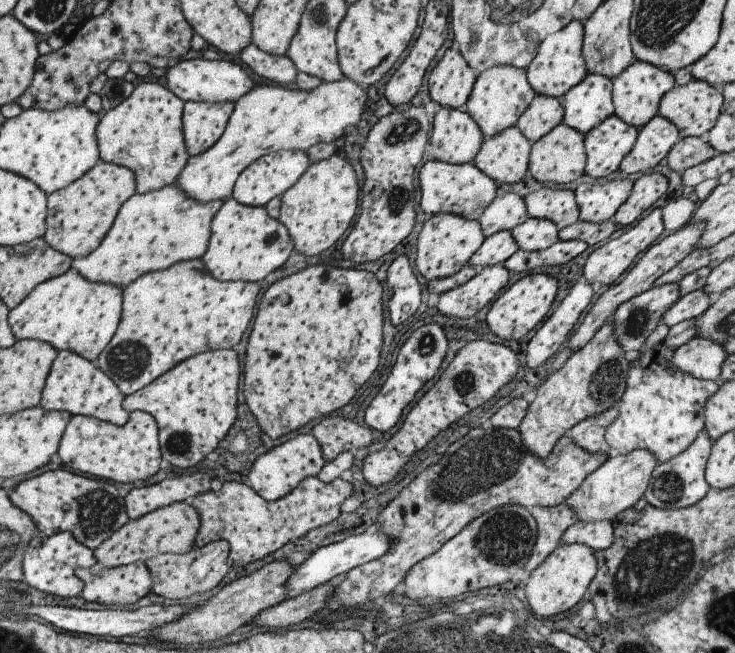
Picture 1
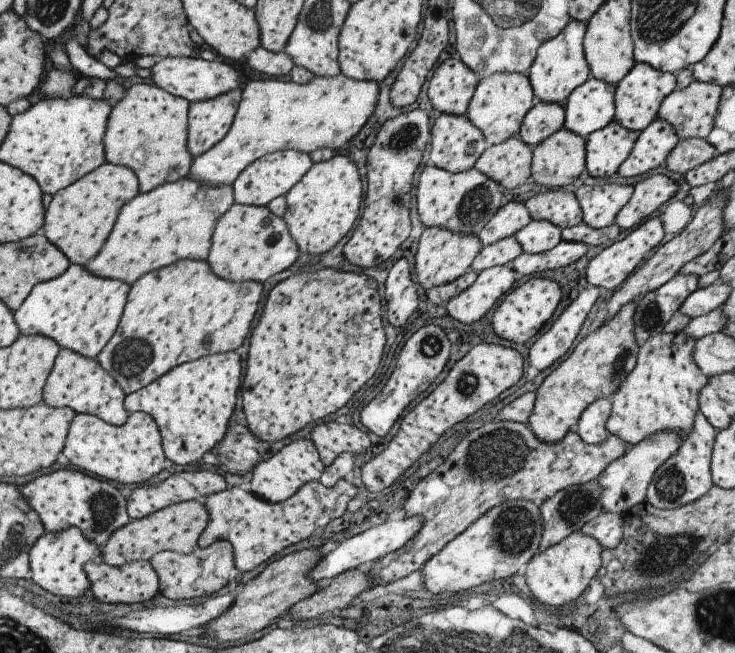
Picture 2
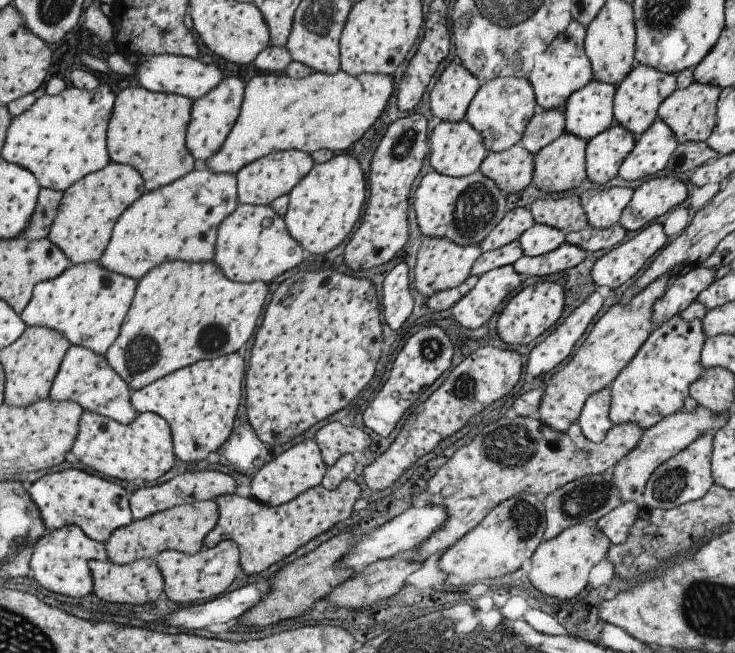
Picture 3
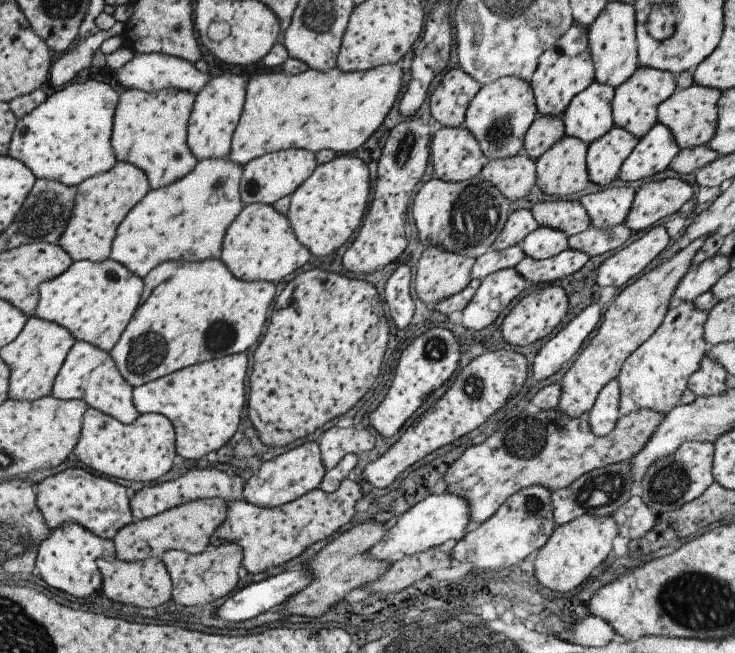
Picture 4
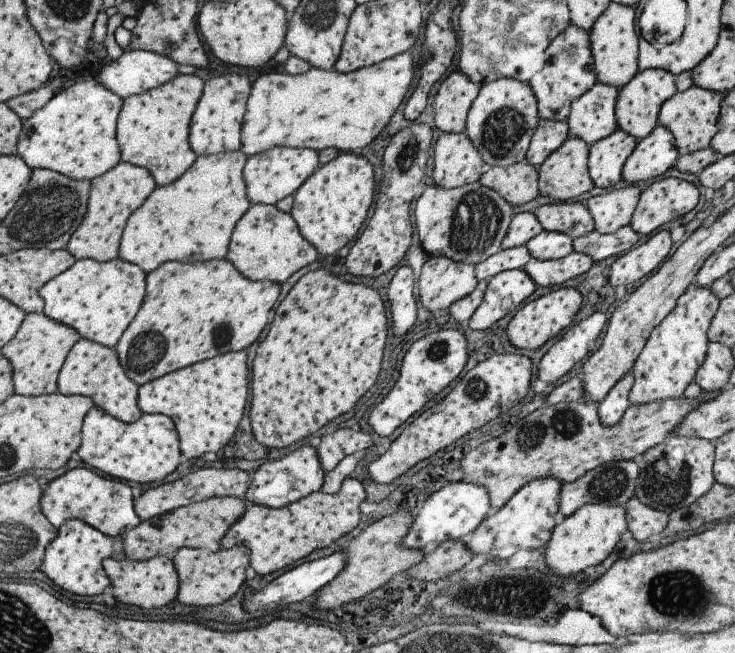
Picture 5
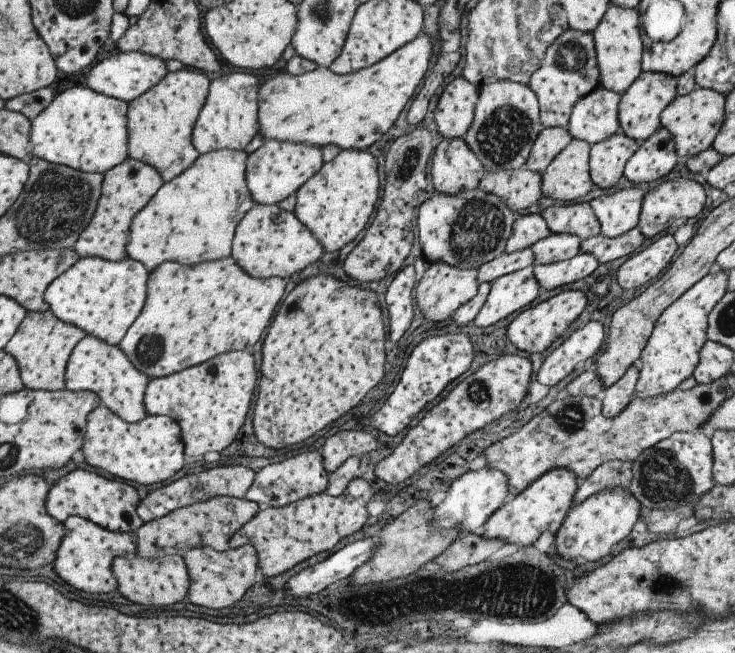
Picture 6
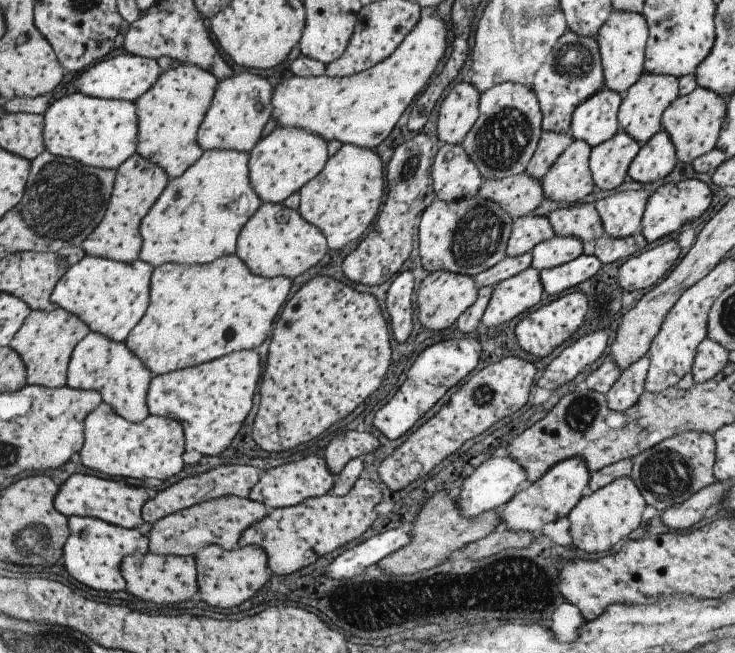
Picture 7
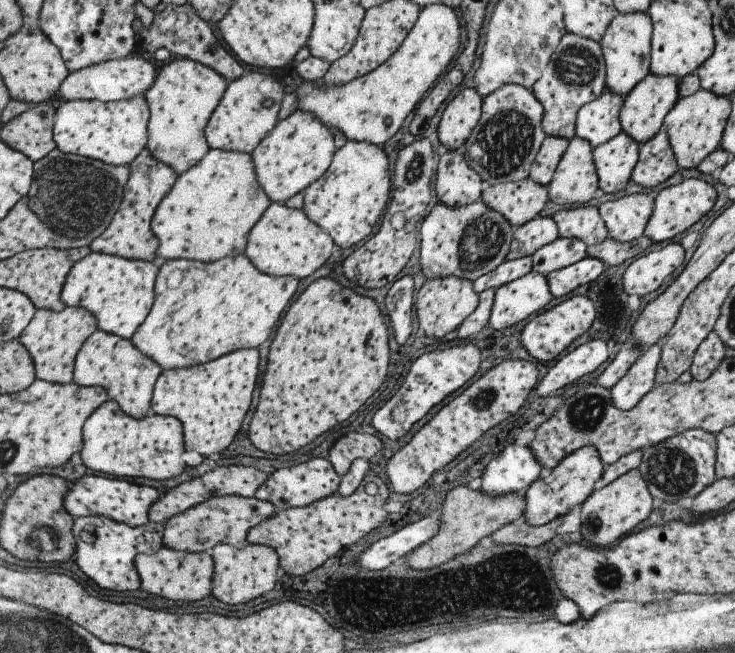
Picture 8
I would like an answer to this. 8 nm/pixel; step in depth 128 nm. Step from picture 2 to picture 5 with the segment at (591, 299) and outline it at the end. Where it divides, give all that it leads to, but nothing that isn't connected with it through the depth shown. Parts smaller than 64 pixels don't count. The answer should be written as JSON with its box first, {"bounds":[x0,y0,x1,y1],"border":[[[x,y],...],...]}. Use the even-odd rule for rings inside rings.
{"bounds":[537,312,607,384],"border":[[[594,312],[575,326],[571,326],[537,362],[537,378],[546,384],[557,382],[575,366],[601,334],[607,321],[605,313]]]}

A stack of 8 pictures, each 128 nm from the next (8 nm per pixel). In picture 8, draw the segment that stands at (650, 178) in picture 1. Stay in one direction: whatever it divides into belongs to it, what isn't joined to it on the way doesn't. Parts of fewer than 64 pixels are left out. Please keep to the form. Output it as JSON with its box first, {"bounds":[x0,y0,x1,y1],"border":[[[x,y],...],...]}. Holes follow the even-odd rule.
{"bounds":[643,178,717,242],"border":[[[688,178],[679,181],[679,184],[663,188],[655,196],[653,210],[645,225],[643,235],[650,238],[652,242],[673,240],[683,230],[687,230],[691,224],[695,224],[701,216],[707,214],[711,206],[715,204],[715,198],[717,195],[713,187],[697,178]]]}

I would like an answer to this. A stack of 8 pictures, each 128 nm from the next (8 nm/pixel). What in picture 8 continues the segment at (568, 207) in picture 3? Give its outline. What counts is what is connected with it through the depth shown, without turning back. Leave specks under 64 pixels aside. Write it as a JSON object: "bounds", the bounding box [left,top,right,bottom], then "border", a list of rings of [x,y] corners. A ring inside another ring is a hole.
{"bounds":[552,205,608,246],"border":[[[579,205],[578,208],[557,211],[552,219],[559,237],[578,238],[587,246],[599,244],[608,237],[598,207]]]}

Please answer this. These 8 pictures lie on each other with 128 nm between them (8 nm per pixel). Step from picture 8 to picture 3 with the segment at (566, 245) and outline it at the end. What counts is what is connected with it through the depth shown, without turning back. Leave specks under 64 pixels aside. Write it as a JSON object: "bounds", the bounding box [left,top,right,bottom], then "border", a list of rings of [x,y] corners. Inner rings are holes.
{"bounds":[518,223,564,257],"border":[[[534,223],[528,228],[518,241],[522,254],[528,257],[551,252],[564,242],[564,233],[547,225]]]}

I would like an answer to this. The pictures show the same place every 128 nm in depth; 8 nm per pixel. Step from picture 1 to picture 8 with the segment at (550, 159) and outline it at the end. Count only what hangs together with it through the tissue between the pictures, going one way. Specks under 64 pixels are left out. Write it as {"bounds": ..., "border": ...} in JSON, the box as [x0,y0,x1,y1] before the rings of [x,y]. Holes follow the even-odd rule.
{"bounds":[547,138,598,206],"border":[[[570,138],[553,171],[547,187],[548,200],[561,206],[585,204],[597,193],[598,178],[592,159],[592,147],[582,138]]]}

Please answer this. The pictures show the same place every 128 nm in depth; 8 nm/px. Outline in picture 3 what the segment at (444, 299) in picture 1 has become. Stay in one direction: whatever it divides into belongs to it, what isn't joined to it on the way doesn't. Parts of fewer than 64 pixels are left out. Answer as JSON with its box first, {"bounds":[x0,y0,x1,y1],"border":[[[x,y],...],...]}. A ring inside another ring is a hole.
{"bounds":[451,265,521,328],"border":[[[512,265],[491,269],[478,277],[475,286],[452,307],[451,312],[461,326],[479,328],[485,324],[505,296],[519,290],[521,278]]]}

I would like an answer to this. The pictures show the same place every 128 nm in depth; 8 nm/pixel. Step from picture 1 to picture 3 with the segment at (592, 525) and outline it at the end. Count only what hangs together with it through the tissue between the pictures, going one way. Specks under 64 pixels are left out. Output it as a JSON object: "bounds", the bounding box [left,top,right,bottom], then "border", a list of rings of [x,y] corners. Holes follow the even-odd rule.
{"bounds":[596,501,639,545],"border":[[[633,501],[622,502],[596,521],[596,527],[608,536],[611,545],[622,543],[628,537],[630,526],[637,518],[639,507]]]}

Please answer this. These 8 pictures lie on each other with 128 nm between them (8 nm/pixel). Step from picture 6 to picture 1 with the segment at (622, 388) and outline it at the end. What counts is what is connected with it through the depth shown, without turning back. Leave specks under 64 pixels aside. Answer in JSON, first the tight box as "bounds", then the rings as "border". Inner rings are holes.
{"bounds":[568,406,618,458],"border":[[[613,406],[599,414],[584,418],[581,422],[572,426],[568,432],[570,440],[580,449],[590,453],[603,453],[606,458],[611,456],[612,452],[604,439],[605,427],[617,416],[618,409]]]}

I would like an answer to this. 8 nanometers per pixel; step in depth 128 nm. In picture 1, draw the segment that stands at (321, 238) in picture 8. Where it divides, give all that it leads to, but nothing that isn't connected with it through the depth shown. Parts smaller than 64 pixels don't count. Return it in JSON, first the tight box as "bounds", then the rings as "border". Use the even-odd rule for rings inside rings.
{"bounds":[200,196,294,283],"border":[[[229,196],[213,215],[208,245],[200,260],[205,270],[219,281],[259,283],[273,270],[278,272],[277,268],[292,250],[294,246],[285,226],[269,217],[265,207],[242,205]]]}

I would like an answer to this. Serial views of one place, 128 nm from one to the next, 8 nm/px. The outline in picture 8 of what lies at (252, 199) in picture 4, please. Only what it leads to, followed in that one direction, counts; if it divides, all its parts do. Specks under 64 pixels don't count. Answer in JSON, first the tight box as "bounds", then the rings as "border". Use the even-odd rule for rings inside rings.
{"bounds":[250,109,336,202],"border":[[[295,109],[285,119],[275,123],[275,126],[250,152],[250,157],[257,182],[267,195],[267,198],[271,202],[283,202],[291,198],[294,194],[302,192],[306,186],[317,180],[328,169],[336,149],[329,127],[322,125],[322,122],[314,114]]]}

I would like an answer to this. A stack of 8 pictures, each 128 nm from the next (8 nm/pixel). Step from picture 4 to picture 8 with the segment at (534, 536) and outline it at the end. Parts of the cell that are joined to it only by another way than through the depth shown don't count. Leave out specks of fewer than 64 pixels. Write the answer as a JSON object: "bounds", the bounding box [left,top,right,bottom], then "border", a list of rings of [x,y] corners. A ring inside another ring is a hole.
{"bounds":[523,445,603,526],"border":[[[591,445],[578,448],[562,458],[551,470],[537,477],[524,492],[526,505],[523,516],[526,521],[530,525],[539,526],[555,517],[561,517],[575,505],[581,505],[600,480],[603,469],[599,453]]]}

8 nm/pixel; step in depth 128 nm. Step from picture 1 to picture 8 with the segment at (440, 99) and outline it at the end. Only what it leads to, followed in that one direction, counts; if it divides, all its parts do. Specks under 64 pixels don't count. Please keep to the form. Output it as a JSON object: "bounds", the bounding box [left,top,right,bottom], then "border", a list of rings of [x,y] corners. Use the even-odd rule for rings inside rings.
{"bounds":[437,88,482,151],"border":[[[473,88],[459,90],[441,114],[437,126],[439,144],[447,151],[462,151],[471,130],[477,124],[482,98]]]}

